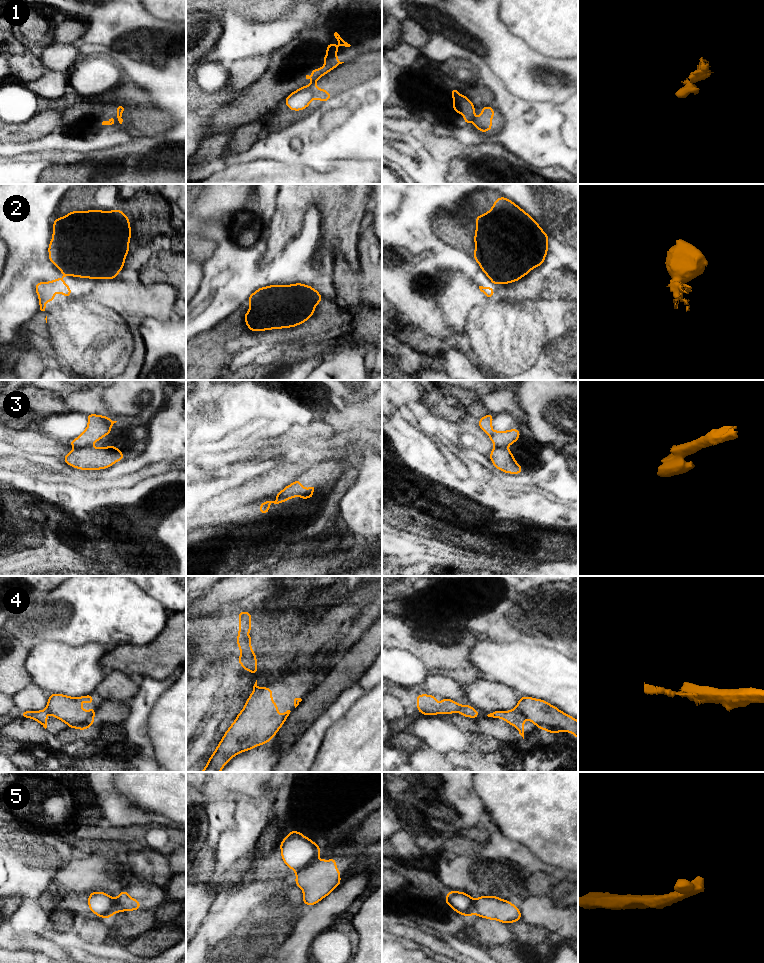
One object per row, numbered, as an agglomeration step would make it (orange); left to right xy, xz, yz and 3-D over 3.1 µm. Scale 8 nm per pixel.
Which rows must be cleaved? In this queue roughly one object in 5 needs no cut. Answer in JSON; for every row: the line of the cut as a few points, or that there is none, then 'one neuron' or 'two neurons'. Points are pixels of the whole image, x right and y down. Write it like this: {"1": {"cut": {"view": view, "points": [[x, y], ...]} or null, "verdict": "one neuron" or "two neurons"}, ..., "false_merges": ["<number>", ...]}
{"1": {"cut": {"view": "xz", "points": [[313, 79], [316, 80]]}, "verdict": "two neurons"}, "2": {"cut": {"view": "xy", "points": [[64, 272], [68, 274]]}, "verdict": "two neurons"}, "3": {"cut": {"view": "yz", "points": [[496, 446], [504, 447]]}, "verdict": "two neurons"}, "4": {"cut": {"view": "yz", "points": [[514, 709], [519, 714]]}, "verdict": "two neurons"}, "5": {"cut": {"view": "xz", "points": [[316, 857], [296, 872]]}, "verdict": "two neurons"}, "false_merges": ["1", "2", "3", "4", "5"]}

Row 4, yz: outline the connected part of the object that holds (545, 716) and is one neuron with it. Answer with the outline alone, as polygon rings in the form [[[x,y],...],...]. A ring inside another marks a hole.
[[[521,696],[515,710],[549,733],[571,732],[578,738],[578,721],[544,700]]]

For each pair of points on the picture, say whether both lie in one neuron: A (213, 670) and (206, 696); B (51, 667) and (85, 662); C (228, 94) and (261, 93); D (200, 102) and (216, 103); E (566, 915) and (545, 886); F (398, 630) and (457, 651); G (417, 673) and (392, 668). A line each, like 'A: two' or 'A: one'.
A: one
B: one
C: two
D: one
E: two
F: one
G: one

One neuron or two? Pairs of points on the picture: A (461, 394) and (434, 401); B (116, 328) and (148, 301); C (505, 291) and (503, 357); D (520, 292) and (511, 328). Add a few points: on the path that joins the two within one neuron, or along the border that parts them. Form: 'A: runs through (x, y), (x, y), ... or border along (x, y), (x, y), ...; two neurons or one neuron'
A: border along (452, 396), (462, 405); two neurons
B: runs through (124, 320), (140, 304); one neuron
C: border along (501, 299), (505, 301); two neurons
D: border along (523, 299), (519, 303); two neurons

